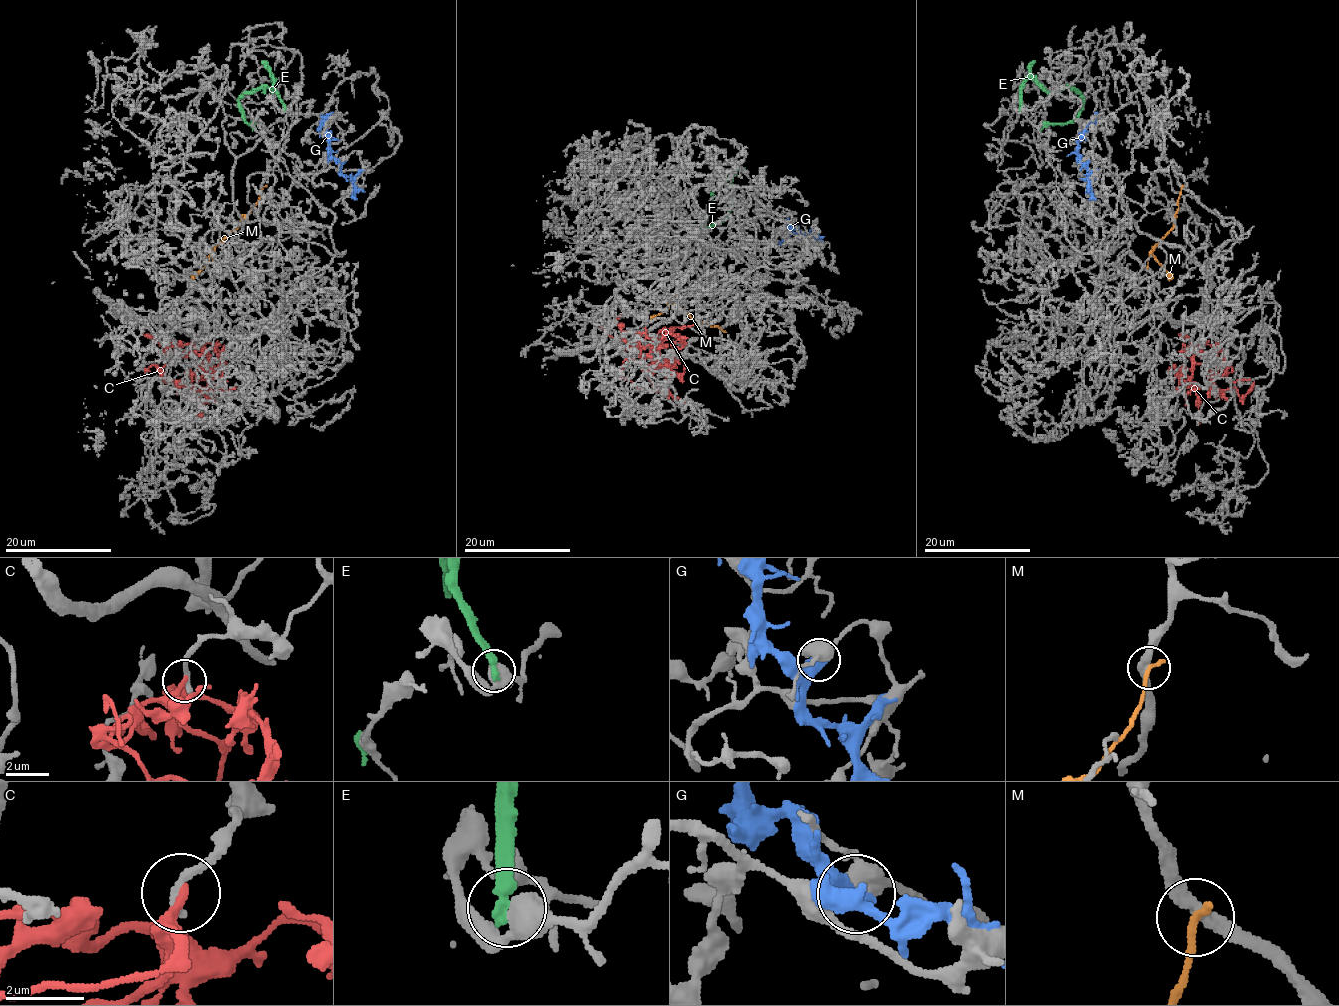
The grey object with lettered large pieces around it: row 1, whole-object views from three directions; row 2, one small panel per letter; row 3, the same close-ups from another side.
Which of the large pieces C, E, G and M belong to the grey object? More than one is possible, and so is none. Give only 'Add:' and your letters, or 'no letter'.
Add: no letter

